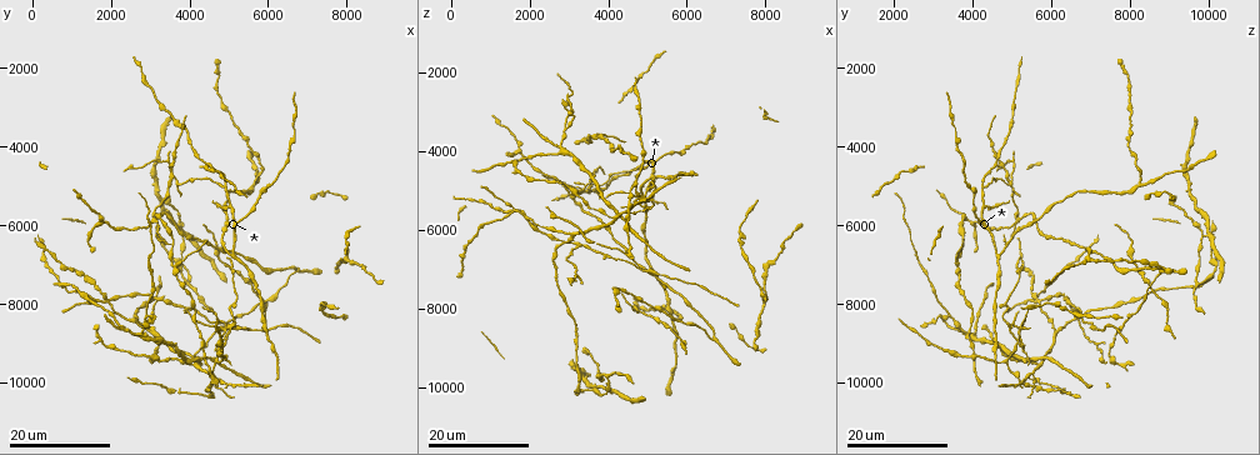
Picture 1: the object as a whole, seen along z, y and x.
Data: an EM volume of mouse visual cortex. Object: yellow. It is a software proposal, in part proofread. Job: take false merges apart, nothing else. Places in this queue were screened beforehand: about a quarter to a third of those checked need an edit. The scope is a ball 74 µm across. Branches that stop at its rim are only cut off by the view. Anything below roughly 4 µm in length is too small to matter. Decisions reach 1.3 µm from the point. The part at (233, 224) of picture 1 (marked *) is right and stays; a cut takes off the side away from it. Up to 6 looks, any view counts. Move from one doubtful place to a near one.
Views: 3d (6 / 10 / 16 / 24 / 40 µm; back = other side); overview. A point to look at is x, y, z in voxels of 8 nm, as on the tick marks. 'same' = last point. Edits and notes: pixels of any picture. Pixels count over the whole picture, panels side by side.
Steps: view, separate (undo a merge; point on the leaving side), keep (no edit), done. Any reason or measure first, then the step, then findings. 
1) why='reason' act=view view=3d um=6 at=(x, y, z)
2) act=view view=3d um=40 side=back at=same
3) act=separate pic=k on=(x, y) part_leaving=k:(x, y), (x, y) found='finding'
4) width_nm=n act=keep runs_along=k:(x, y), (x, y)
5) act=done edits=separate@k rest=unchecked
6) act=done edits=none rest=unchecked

why='two arms in line, one across' act=view view=3d um=16 at=(4900, 5000, 4300)

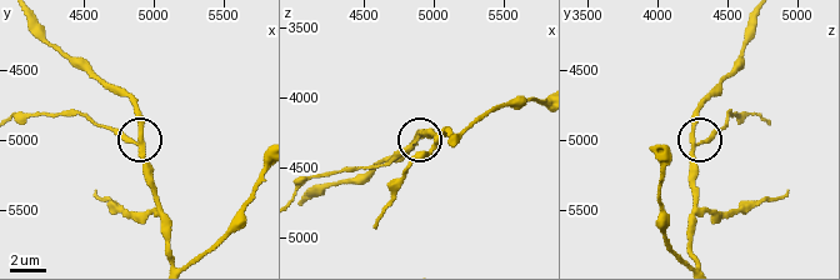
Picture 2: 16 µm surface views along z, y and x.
act=view view=3d um=10 at=(4900, 5040, 4240)

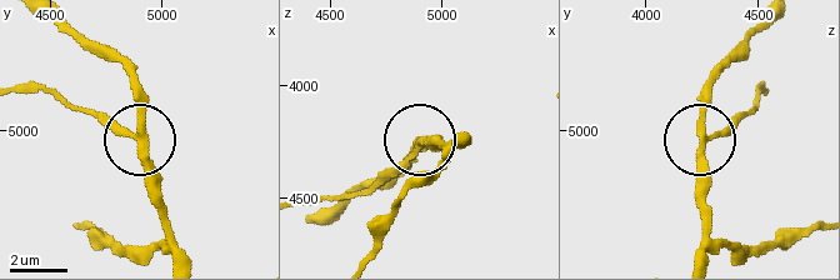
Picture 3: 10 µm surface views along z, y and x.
act=separate pic=3 on=(98, 114) part_leaving=3:(406, 159), (365, 190), (301, 199) found='a second neuron is stuck on'

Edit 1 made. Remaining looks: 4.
why='see it whole again' act=view view=overview

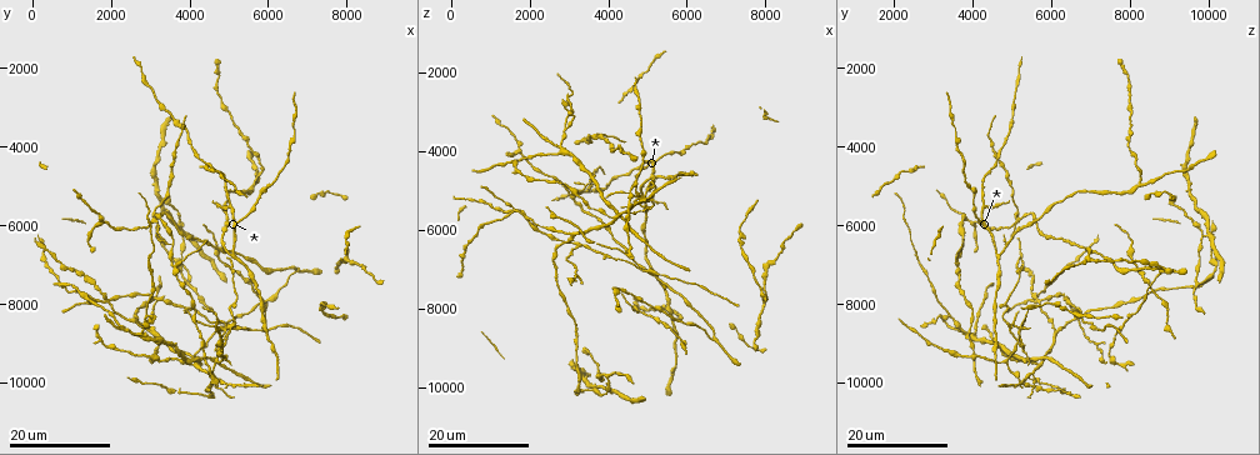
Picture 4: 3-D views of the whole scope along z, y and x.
act=view view=3d um=16 at=(3150, 5800, 5250)

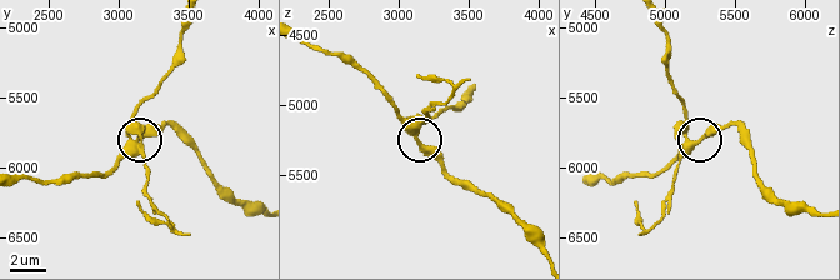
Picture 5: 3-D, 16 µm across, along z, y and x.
act=view view=3d um=10 at=(3120, 5820, 5200)

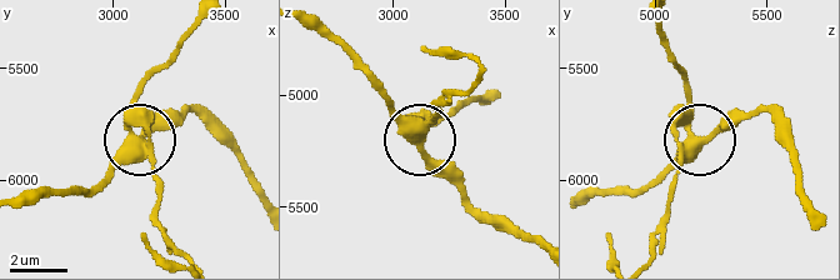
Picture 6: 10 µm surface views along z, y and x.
act=view view=3d um=10 side=back at=(3110, 5840, 5230)

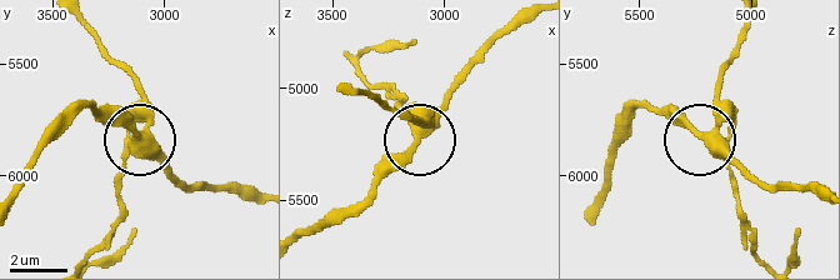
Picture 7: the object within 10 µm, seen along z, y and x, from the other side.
width_nm=400 act=keep runs_along=7:(746, 23), (719, 86), (716, 123), (701, 134), (759, 185) found='one neuron here'

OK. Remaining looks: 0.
act=done edits=separate@3 rest=unchecked

